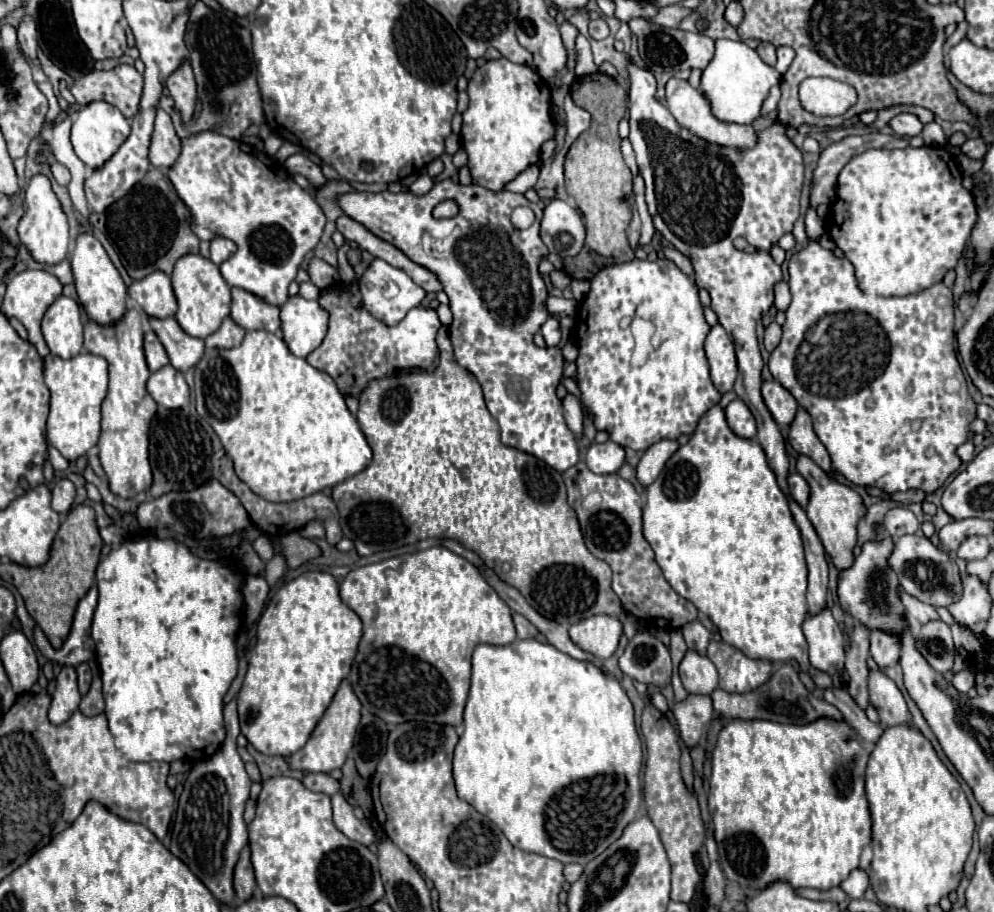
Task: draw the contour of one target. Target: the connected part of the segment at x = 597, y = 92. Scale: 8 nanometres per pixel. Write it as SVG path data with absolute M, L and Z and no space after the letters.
M595 72L589 76L575 78L571 86L573 102L591 114L591 128L583 132L567 152L565 158L565 190L575 198L579 210L585 216L587 242L585 248L599 256L613 258L615 262L627 262L633 258L633 250L627 242L627 226L631 222L633 176L621 156L621 138L617 126L627 112L627 92L611 76Z

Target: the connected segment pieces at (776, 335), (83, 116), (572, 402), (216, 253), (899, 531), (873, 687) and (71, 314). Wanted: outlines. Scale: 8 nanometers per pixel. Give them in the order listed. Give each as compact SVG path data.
M771 322L767 328L765 328L765 338L763 338L763 344L767 348L767 352L775 350L775 346L779 344L781 340L781 326L777 322Z
M91 102L83 106L77 112L77 118L71 128L73 150L89 168L103 166L117 152L117 148L127 140L127 136L129 136L129 122L109 102Z
M568 393L563 399L563 416L569 430L575 434L577 442L581 442L581 432L583 432L583 412L581 412L581 402L579 399Z
M223 236L213 238L213 240L211 240L211 262L221 264L221 262L225 262L235 250L237 250L237 246L235 246L235 242L231 242L229 238L223 238Z
M891 508L885 514L883 526L887 530L887 534L897 540L905 534L915 534L919 530L919 520L915 518L915 514L909 508Z
M869 672L869 700L877 708L881 724L911 724L911 712L901 690L883 672Z
M59 296L45 312L41 324L51 354L65 360L83 350L83 324L79 304L73 298Z

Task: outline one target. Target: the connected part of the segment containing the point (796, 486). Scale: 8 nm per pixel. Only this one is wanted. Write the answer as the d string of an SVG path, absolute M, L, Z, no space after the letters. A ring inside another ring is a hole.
M791 474L787 482L789 482L791 498L793 498L801 508L805 508L807 502L809 502L809 494L811 494L807 480L805 480L801 474Z

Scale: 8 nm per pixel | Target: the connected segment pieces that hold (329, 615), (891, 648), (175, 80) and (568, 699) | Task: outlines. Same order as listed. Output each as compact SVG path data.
M303 572L283 584L275 596L275 606L265 606L257 624L257 644L249 652L249 668L237 696L241 734L261 754L289 756L297 752L331 704L339 684L347 678L361 640L359 616L339 598L339 584L329 572Z
M873 630L869 634L871 640L871 656L883 670L885 666L893 666L899 660L899 650L903 642L899 642L899 634L887 634L885 630Z
M185 62L179 70L175 70L167 78L167 88L171 98L175 100L175 108L181 112L181 120L187 124L193 118L195 102L197 102L197 82L189 62Z
M535 638L515 640L507 646L491 646L479 644L473 652L473 676L471 676L471 690L465 706L465 732L455 746L455 786L459 798L469 802L475 810L485 814L491 822L495 822L509 842L521 850L543 854L547 858L555 858L559 862L579 862L587 864L597 858L607 846L611 846L619 834L631 824L641 812L641 762L643 762L643 748L637 736L635 718L633 718L633 704L619 684L617 678L609 676L601 666L595 666L587 660L575 660L569 654L559 652L555 646L545 644Z

